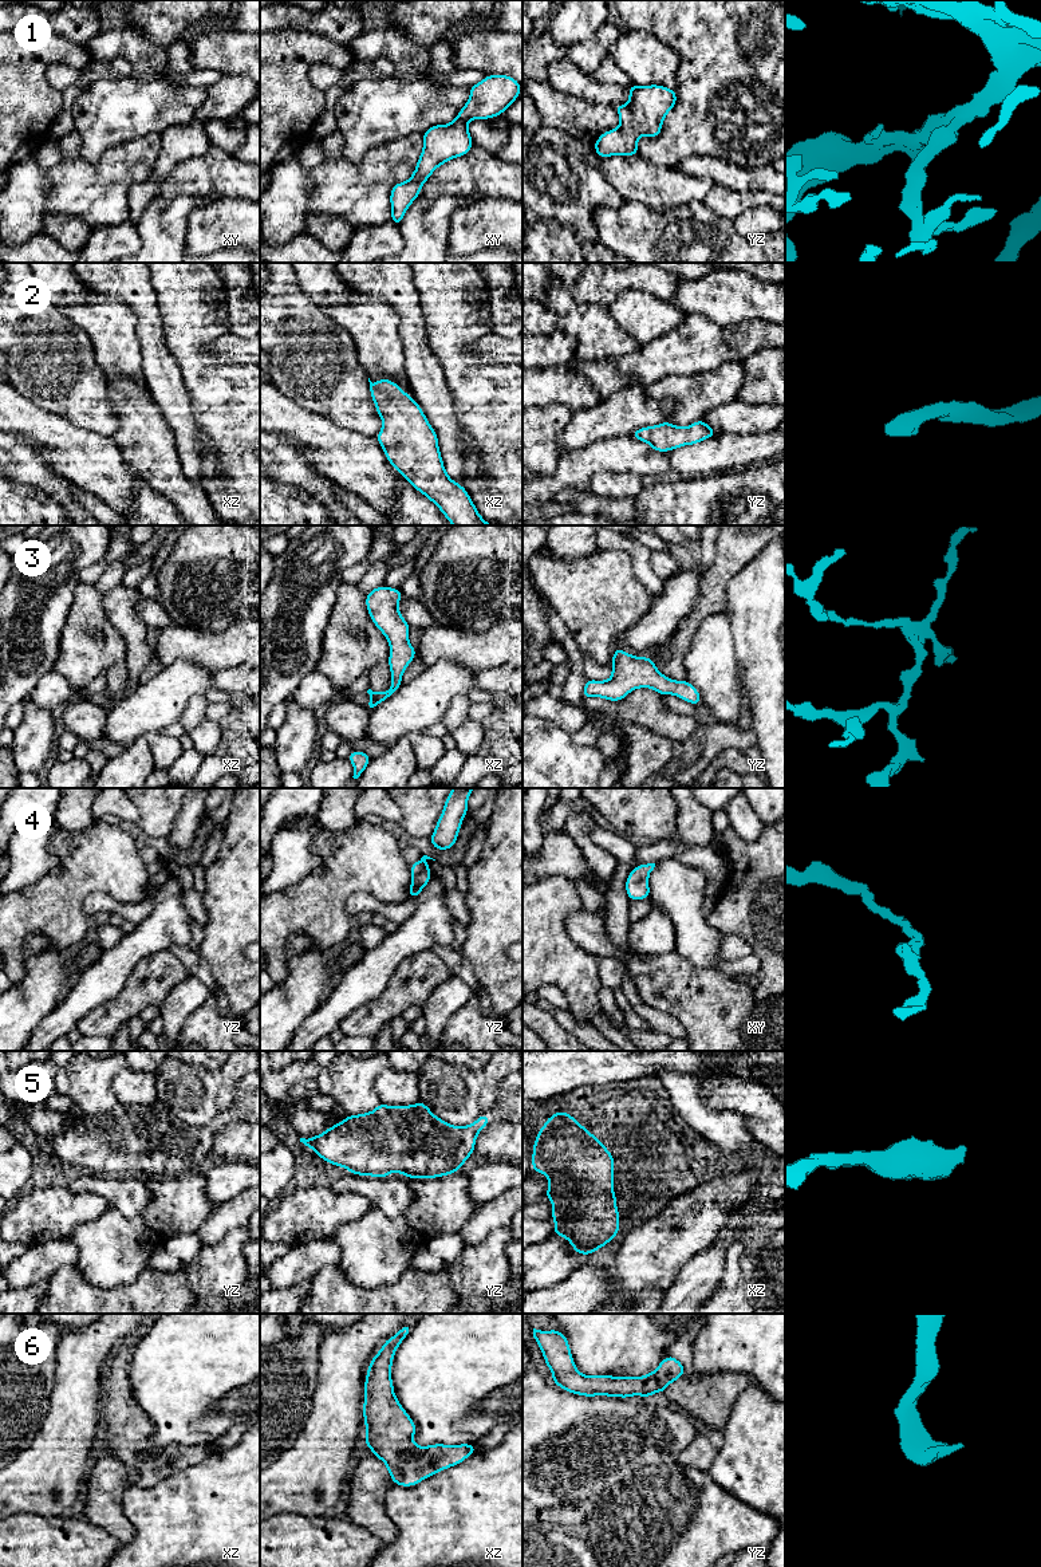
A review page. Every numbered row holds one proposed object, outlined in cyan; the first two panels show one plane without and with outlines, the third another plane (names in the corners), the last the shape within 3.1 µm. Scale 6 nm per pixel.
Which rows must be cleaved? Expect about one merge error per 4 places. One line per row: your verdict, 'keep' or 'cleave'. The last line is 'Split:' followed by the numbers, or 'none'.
1: keep
2: keep
3: keep
4: keep
5: keep
6: keep
Split: none

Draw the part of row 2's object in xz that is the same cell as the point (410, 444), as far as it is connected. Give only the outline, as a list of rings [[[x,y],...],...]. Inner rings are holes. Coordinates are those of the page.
[[[370,382],[371,399],[383,428],[375,436],[387,461],[433,501],[453,525],[496,525],[478,513],[466,489],[445,471],[438,436],[421,406],[395,382]]]

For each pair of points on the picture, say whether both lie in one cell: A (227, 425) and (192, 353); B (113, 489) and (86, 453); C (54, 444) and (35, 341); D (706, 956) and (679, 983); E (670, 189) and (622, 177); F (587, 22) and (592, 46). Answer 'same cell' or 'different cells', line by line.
A: same cell
B: same cell
C: different cells
D: different cells
E: same cell
F: different cells

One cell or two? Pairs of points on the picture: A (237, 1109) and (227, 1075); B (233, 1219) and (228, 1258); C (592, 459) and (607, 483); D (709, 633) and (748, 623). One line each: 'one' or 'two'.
A: two
B: two
C: two
D: two

